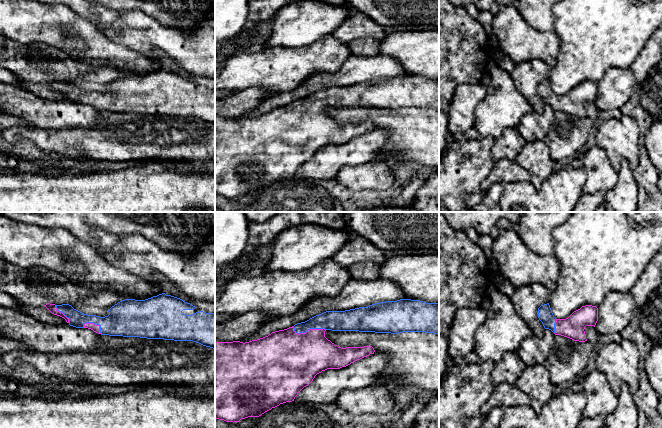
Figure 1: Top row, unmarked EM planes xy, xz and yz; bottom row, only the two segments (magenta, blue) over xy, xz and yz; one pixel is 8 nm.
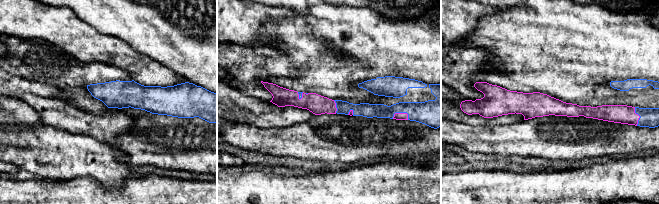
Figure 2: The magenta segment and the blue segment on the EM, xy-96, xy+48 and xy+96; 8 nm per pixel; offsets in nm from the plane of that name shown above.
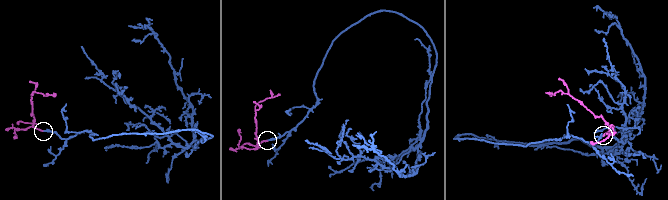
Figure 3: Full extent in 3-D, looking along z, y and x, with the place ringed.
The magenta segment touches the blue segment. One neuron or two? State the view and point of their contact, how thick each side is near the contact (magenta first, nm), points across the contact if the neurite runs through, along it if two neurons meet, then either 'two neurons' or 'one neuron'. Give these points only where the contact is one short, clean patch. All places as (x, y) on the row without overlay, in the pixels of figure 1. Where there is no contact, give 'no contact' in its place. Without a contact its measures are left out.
contact xz (308, 106); calibres 400 and 160 nm; one neuron

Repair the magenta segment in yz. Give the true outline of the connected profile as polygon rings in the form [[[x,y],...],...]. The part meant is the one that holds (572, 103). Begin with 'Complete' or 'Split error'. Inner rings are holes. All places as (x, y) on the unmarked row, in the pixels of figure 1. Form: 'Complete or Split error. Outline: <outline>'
Split error. Outline: [[[549,79],[538,84],[538,94],[545,105],[551,106],[555,111],[561,111],[574,117],[585,118],[586,102],[594,102],[598,97],[598,84],[592,81],[582,82],[566,95],[556,95]]]

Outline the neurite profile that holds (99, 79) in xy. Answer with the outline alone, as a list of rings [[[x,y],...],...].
[[[71,59],[70,65],[74,68],[72,74],[66,77],[55,76],[53,80],[62,81],[69,80],[74,85],[88,91],[96,91],[100,93],[105,93],[109,91],[108,86],[117,80],[118,78],[125,76],[125,73],[122,72],[119,68],[114,66],[98,65],[94,66],[93,71],[80,72],[78,70],[78,64]]]

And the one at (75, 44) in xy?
[[[68,24],[64,25],[63,33],[66,38],[67,45],[73,54],[78,56],[86,50],[86,44],[81,39],[71,36],[69,31],[70,26]]]

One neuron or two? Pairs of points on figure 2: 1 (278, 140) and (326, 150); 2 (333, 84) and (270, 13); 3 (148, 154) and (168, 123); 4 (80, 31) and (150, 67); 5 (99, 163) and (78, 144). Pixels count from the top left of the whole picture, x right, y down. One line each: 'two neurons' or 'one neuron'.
1: one neuron
2: two neurons
3: one neuron
4: one neuron
5: one neuron

